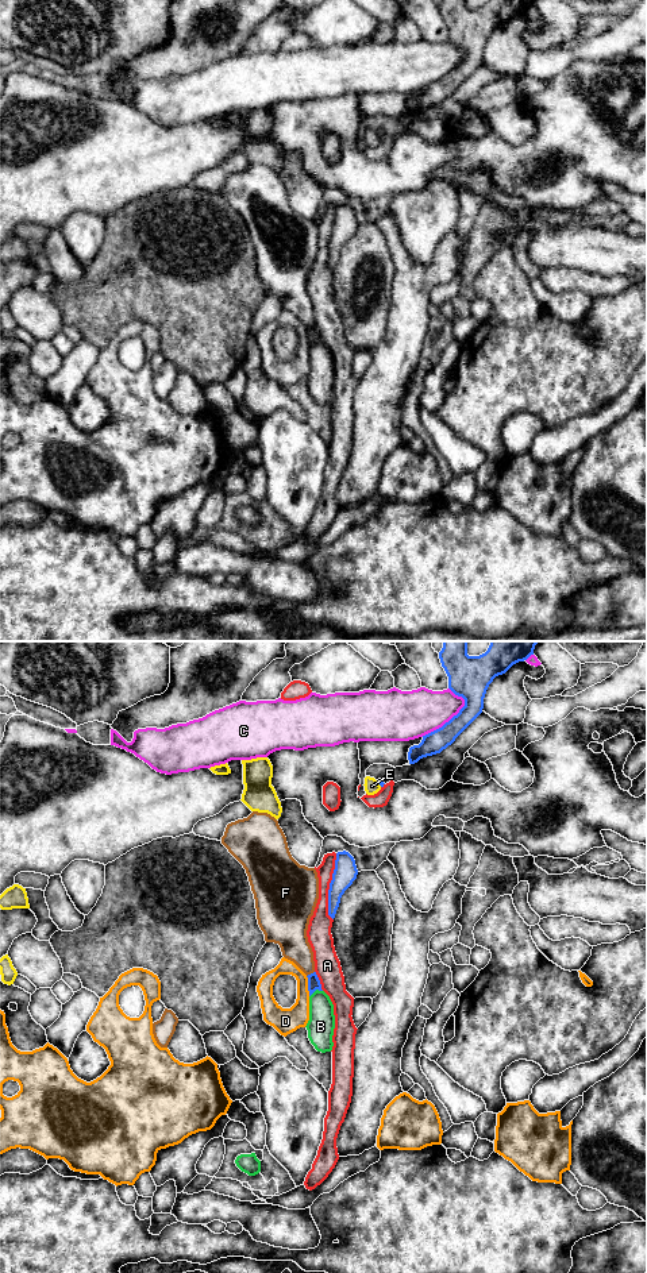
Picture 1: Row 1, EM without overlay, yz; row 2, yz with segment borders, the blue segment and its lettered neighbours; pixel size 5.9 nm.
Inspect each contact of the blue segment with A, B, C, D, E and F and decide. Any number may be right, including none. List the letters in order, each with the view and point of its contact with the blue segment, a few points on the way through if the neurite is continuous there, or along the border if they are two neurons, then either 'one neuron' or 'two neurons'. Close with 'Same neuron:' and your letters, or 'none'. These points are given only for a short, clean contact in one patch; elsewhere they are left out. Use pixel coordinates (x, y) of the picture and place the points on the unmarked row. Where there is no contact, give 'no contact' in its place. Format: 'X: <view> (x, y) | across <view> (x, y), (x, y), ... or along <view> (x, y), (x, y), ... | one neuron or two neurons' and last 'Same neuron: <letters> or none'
A: yz (330, 239) | two neurons
B: yz (315, 342) | two neurons
C: yz (446, 74) | two neurons
D: yz (308, 338) | two neurons
E: yz (378, 135) | two neurons
F: yz (311, 326) | two neurons
Same neuron: none

